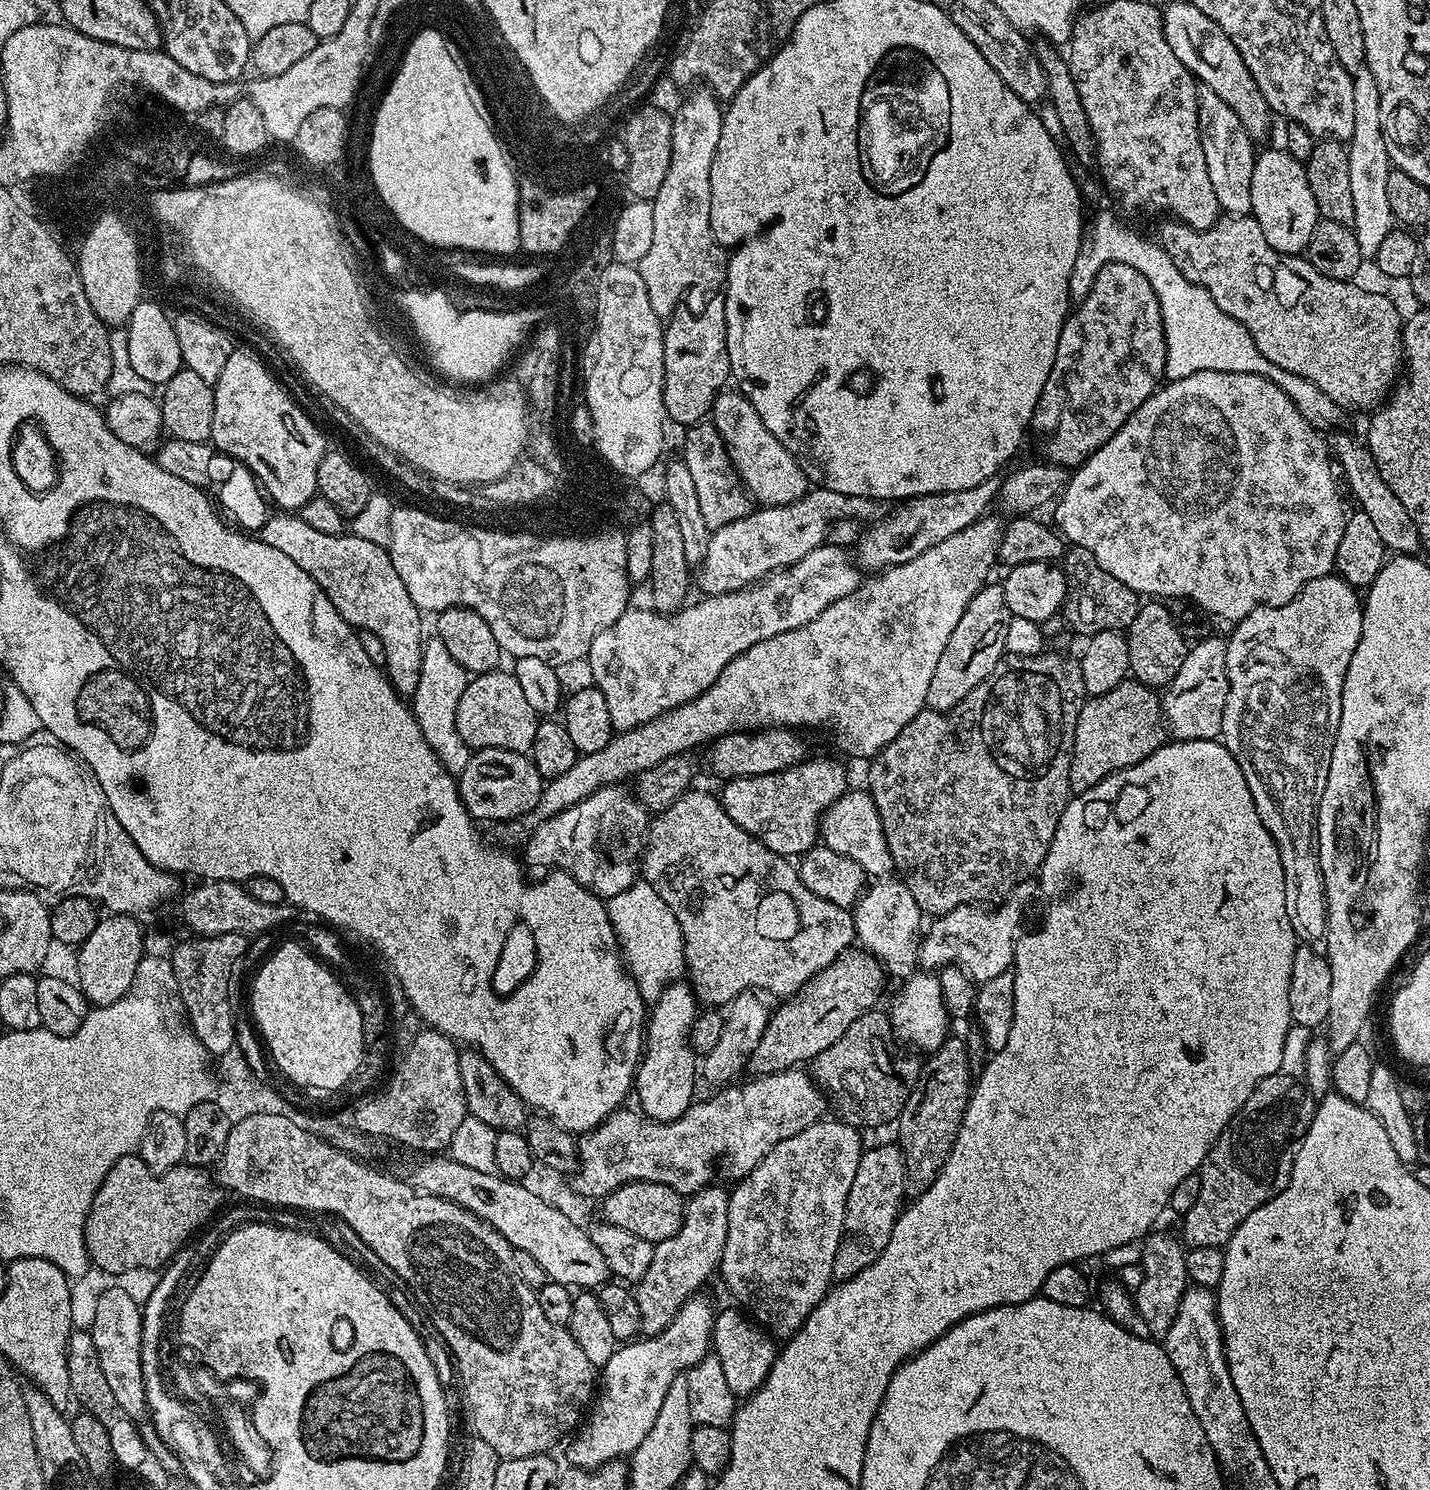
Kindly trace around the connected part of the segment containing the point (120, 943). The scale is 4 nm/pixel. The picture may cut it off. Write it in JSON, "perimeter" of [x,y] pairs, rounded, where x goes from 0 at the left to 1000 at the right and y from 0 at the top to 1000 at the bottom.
{"perimeter":[[[76,613],[73,615],[68,618],[65,626],[54,637],[53,659],[62,672],[66,676],[78,674],[90,668],[95,658],[97,646],[101,640],[102,627],[94,614]]]}

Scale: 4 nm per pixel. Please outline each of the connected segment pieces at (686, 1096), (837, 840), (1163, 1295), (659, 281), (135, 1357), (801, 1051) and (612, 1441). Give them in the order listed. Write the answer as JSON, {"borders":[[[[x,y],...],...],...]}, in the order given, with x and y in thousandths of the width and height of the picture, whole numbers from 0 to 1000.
{"borders":[[[[476,660],[468,660],[455,676],[455,681],[452,685],[452,703],[450,704],[449,711],[447,717],[445,717],[443,726],[443,736],[448,738],[447,746],[450,746],[451,749],[454,749],[455,752],[462,752],[464,754],[473,752],[478,746],[480,746],[487,735],[486,733],[487,728],[488,728],[488,709],[484,705],[483,696],[488,681],[488,672],[483,660]]],[[[594,530],[589,536],[586,536],[586,538],[580,540],[576,544],[576,548],[573,550],[572,561],[576,568],[597,576],[597,579],[603,581],[605,587],[610,587],[610,585],[621,587],[624,585],[625,579],[622,568],[620,565],[620,560],[617,556],[614,544],[610,538],[610,533],[606,530],[602,530],[602,532]]],[[[808,826],[799,833],[800,838],[797,840],[796,848],[800,854],[799,863],[793,865],[793,872],[796,882],[799,882],[799,887],[804,890],[806,897],[813,898],[821,890],[821,885],[824,882],[824,877],[828,870],[828,866],[832,864],[829,850],[829,838],[824,832]]],[[[487,58],[485,64],[479,64],[476,68],[474,79],[470,91],[470,103],[469,112],[464,119],[463,126],[456,134],[457,141],[457,162],[452,171],[445,178],[448,184],[455,206],[462,214],[466,215],[471,208],[476,205],[477,199],[483,192],[487,191],[503,191],[508,186],[509,169],[499,158],[497,152],[497,112],[499,109],[499,101],[502,101],[502,93],[505,93],[506,77],[504,68],[498,64],[494,58]]],[[[76,864],[67,872],[67,879],[64,881],[63,893],[66,898],[66,906],[69,906],[69,914],[71,914],[71,922],[74,922],[74,928],[80,939],[85,943],[85,946],[93,952],[101,950],[103,939],[102,938],[102,928],[99,928],[99,878],[91,868],[87,864]]],[[[597,635],[592,639],[586,640],[578,651],[566,656],[555,668],[550,669],[545,677],[537,683],[537,688],[524,711],[524,719],[527,721],[537,721],[559,716],[569,711],[576,705],[597,689],[604,679],[610,679],[618,663],[620,650],[608,639]]],[[[491,869],[482,870],[473,883],[459,897],[434,901],[429,910],[421,916],[422,932],[418,934],[420,943],[413,946],[415,948],[414,951],[413,948],[410,951],[411,956],[410,953],[408,958],[399,964],[401,966],[397,972],[397,981],[399,985],[417,985],[427,980],[441,978],[442,974],[449,970],[449,965],[455,962],[457,952],[460,952],[460,946],[466,938],[466,933],[469,933],[469,928],[496,909],[499,877]]]]}

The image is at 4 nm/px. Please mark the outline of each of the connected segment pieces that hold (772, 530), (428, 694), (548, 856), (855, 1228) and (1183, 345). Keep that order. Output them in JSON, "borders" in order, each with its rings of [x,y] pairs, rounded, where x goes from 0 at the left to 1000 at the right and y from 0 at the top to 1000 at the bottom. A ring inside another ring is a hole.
{"borders":[[[[573,326],[569,327],[560,336],[556,336],[555,338],[541,341],[529,340],[524,343],[522,346],[499,356],[491,379],[492,387],[490,388],[490,392],[496,400],[504,400],[508,397],[523,395],[546,381],[552,381],[555,377],[558,377],[558,374],[564,374],[566,369],[578,363],[579,354],[583,350],[589,348],[612,350],[619,346],[619,344],[619,339],[615,336],[586,332],[583,329]]],[[[302,428],[297,432],[295,439],[295,452],[292,455],[292,463],[287,468],[287,474],[291,481],[292,487],[303,506],[308,509],[308,513],[313,518],[321,519],[326,517],[326,511],[329,511],[331,503],[323,497],[320,493],[318,479],[320,477],[320,470],[323,468],[323,463],[329,456],[329,452],[320,444],[317,444],[315,436],[306,428]]],[[[424,526],[371,556],[365,577],[367,581],[379,581],[380,584],[397,585],[418,602],[435,600],[445,593],[454,552],[453,543],[440,530],[438,532],[434,526]]],[[[626,767],[615,768],[613,770],[602,772],[600,780],[600,788],[597,788],[597,796],[594,796],[594,801],[592,804],[592,817],[590,818],[590,828],[586,836],[586,842],[583,842],[583,857],[585,860],[594,859],[601,855],[606,850],[610,848],[620,839],[620,834],[622,834],[622,828],[625,826],[625,820],[629,817],[633,810],[632,797],[635,795],[635,789],[632,782],[632,775]]],[[[769,142],[764,148],[763,146],[762,152],[757,159],[755,170],[748,184],[748,199],[752,203],[758,201],[768,181],[771,181],[771,179],[776,176],[787,176],[787,179],[793,179],[793,181],[800,184],[801,189],[807,192],[807,197],[810,197],[815,227],[814,251],[817,255],[829,254],[841,248],[880,251],[888,254],[892,258],[899,262],[908,273],[908,277],[917,285],[924,288],[935,287],[934,285],[940,279],[939,274],[915,254],[888,243],[883,238],[883,235],[877,232],[877,227],[874,227],[871,219],[860,213],[860,211],[852,208],[852,203],[849,203],[849,200],[846,200],[846,197],[841,192],[829,187],[810,163],[806,162],[805,164],[804,162],[789,156],[788,152],[778,142]]]]}

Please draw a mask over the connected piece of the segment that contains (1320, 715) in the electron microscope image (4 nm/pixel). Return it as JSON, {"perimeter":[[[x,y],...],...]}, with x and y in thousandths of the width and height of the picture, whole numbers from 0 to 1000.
{"perimeter":[[[929,385],[922,388],[921,389],[917,389],[913,395],[909,397],[908,399],[902,404],[899,405],[884,405],[882,408],[878,408],[874,409],[874,412],[871,412],[871,415],[864,417],[863,421],[864,421],[862,424],[862,428],[858,428],[857,432],[859,436],[857,436],[857,452],[859,453],[859,465],[857,466],[857,477],[855,477],[855,490],[853,494],[855,498],[860,503],[860,506],[863,506],[863,509],[866,511],[866,514],[869,517],[869,519],[871,522],[871,528],[874,528],[874,533],[877,536],[877,541],[880,544],[880,549],[883,549],[883,554],[885,554],[885,557],[888,557],[888,562],[891,562],[891,565],[894,568],[894,573],[897,576],[897,584],[898,585],[898,591],[899,592],[899,613],[902,613],[902,621],[905,624],[907,632],[909,632],[917,632],[915,631],[923,631],[927,630],[929,624],[929,606],[927,605],[927,597],[926,597],[926,587],[924,587],[924,581],[923,581],[923,574],[922,573],[922,560],[920,559],[920,555],[922,554],[922,544],[923,543],[923,539],[924,538],[924,533],[927,530],[927,522],[929,521],[929,517],[930,517],[930,506],[933,503],[933,495],[936,493],[936,485],[938,482],[938,460],[941,458],[941,450],[944,447],[944,442],[947,442],[947,436],[950,436],[950,431],[952,428],[952,417],[954,417],[954,406],[952,405],[952,400],[950,397],[945,393],[943,392],[936,385]]]}

